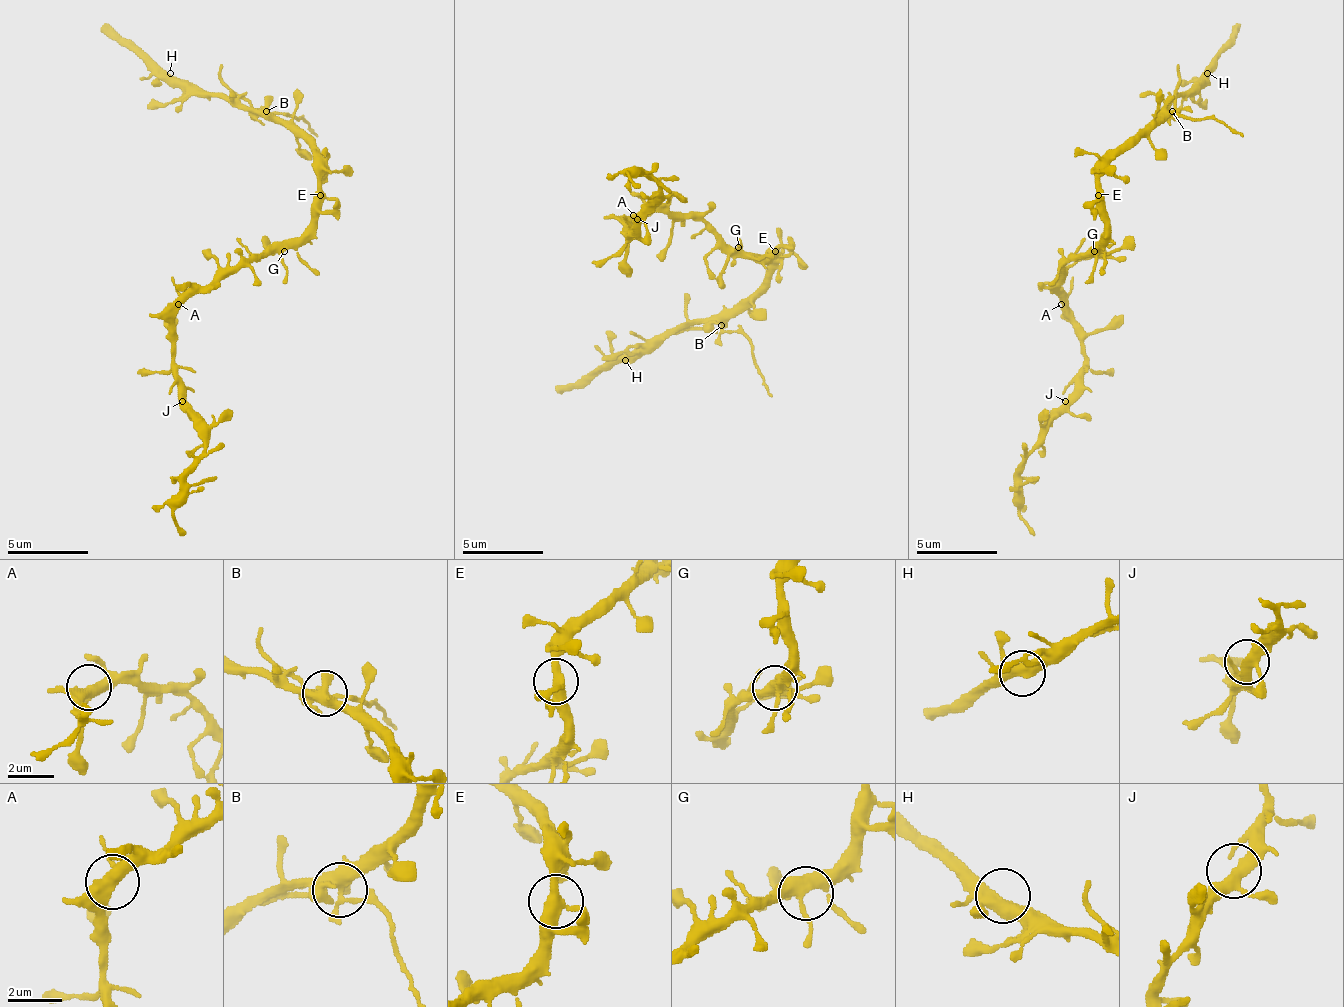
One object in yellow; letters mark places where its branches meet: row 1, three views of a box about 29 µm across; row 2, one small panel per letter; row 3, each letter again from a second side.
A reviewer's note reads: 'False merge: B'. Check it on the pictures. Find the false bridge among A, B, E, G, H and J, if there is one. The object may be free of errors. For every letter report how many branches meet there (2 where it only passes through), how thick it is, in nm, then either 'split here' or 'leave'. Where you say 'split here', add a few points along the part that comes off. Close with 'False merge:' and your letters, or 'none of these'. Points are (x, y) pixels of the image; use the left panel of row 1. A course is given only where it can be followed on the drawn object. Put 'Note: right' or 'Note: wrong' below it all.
A: branches 3; calibre 400 nm; leave
B: branches 8; calibre 400 nm; split here; course (267, 110), (300, 118), (316, 138)
E: branches 4; calibre 360 nm; leave
G: branches 6; calibre 400 nm; leave
H: branches 4; calibre 400 nm; leave
J: branches 3; calibre 360 nm; leave
False merge: B
Note: right

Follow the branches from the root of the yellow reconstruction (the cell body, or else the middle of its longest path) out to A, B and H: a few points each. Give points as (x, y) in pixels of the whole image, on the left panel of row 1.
A: (280, 243), (272, 243), (243, 263), (223, 267), (203, 288), (195, 288), (178, 304)
B: (280, 243), (292, 243), (312, 219), (312, 199), (316, 195), (316, 154), (267, 110)
H: (280, 243), (292, 243), (312, 219), (316, 154), (280, 122), (239, 110), (223, 97), (199, 97), (170, 73)

